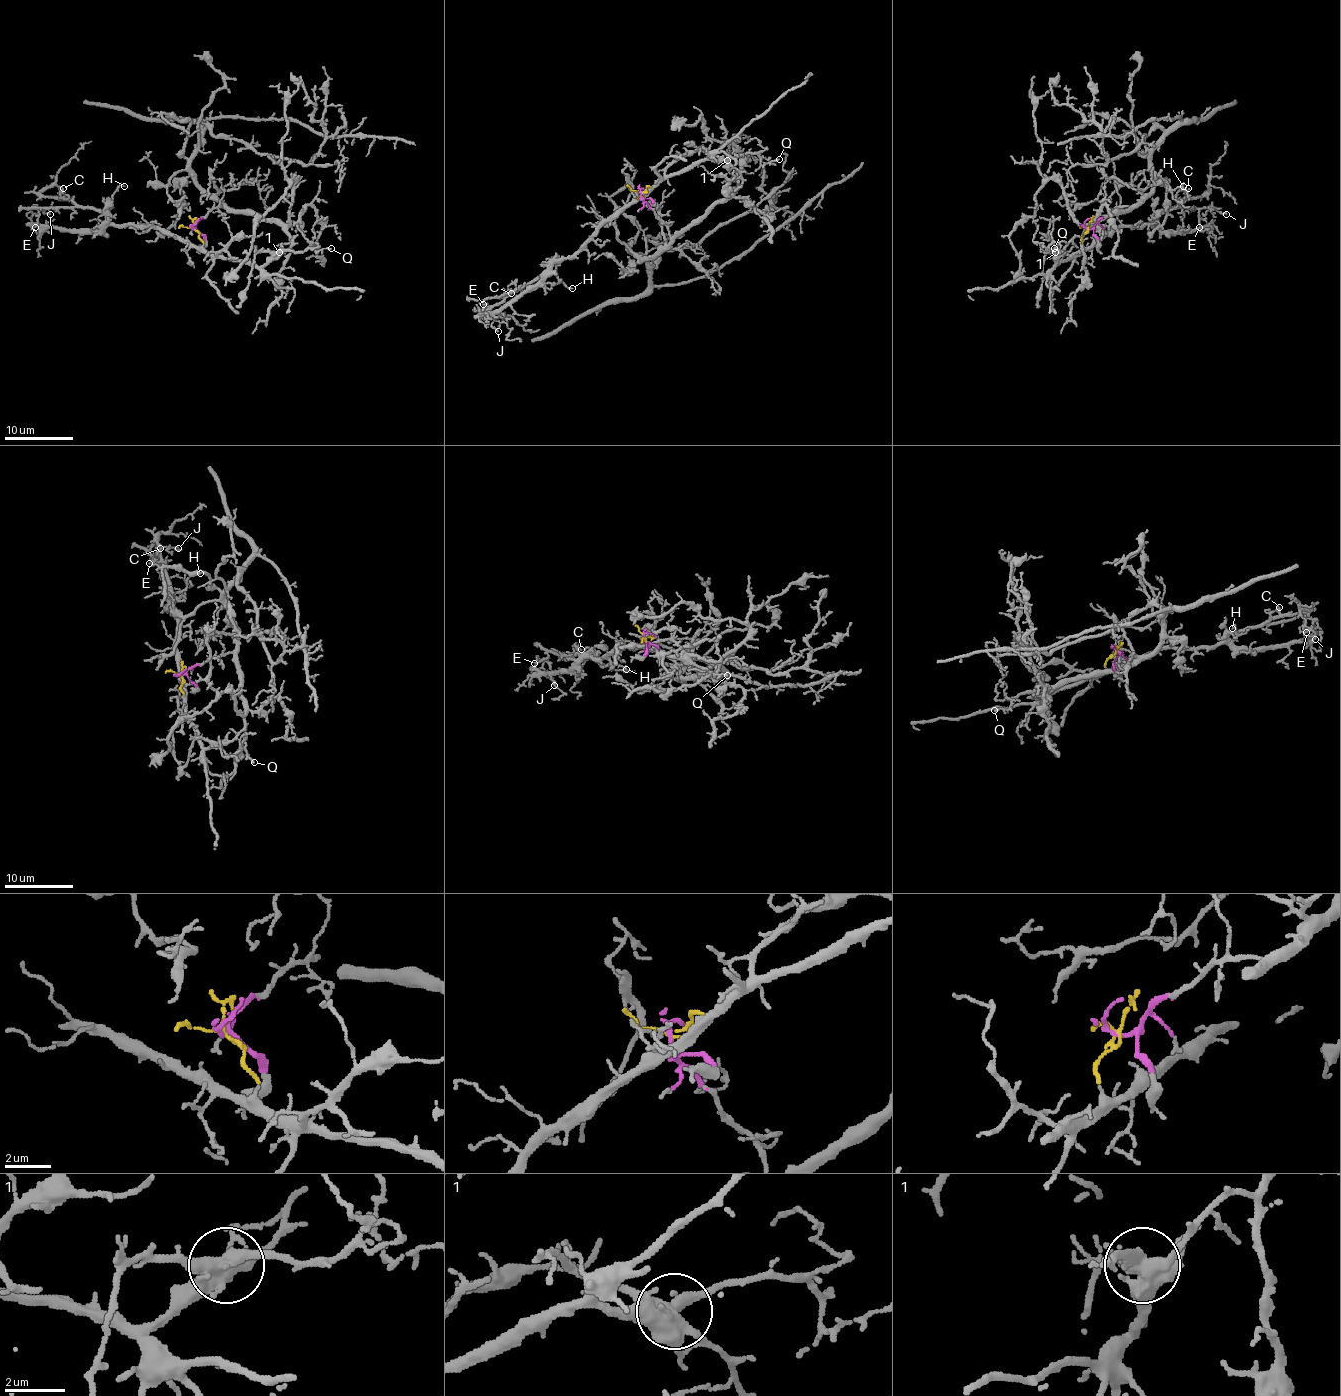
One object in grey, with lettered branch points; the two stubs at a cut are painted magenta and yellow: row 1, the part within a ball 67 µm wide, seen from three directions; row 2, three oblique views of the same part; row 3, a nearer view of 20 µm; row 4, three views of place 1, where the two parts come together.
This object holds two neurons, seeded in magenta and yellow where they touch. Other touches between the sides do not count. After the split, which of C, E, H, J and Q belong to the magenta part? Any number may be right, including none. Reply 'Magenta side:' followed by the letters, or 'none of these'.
Magenta side: none of these

